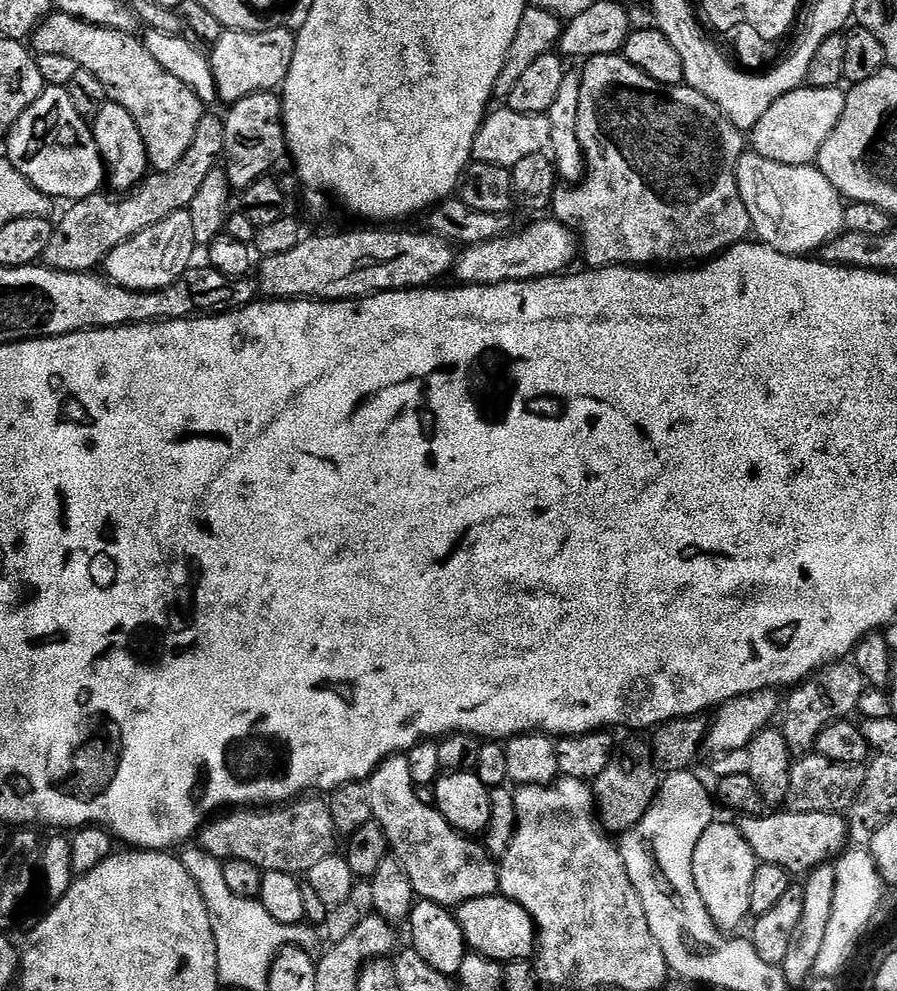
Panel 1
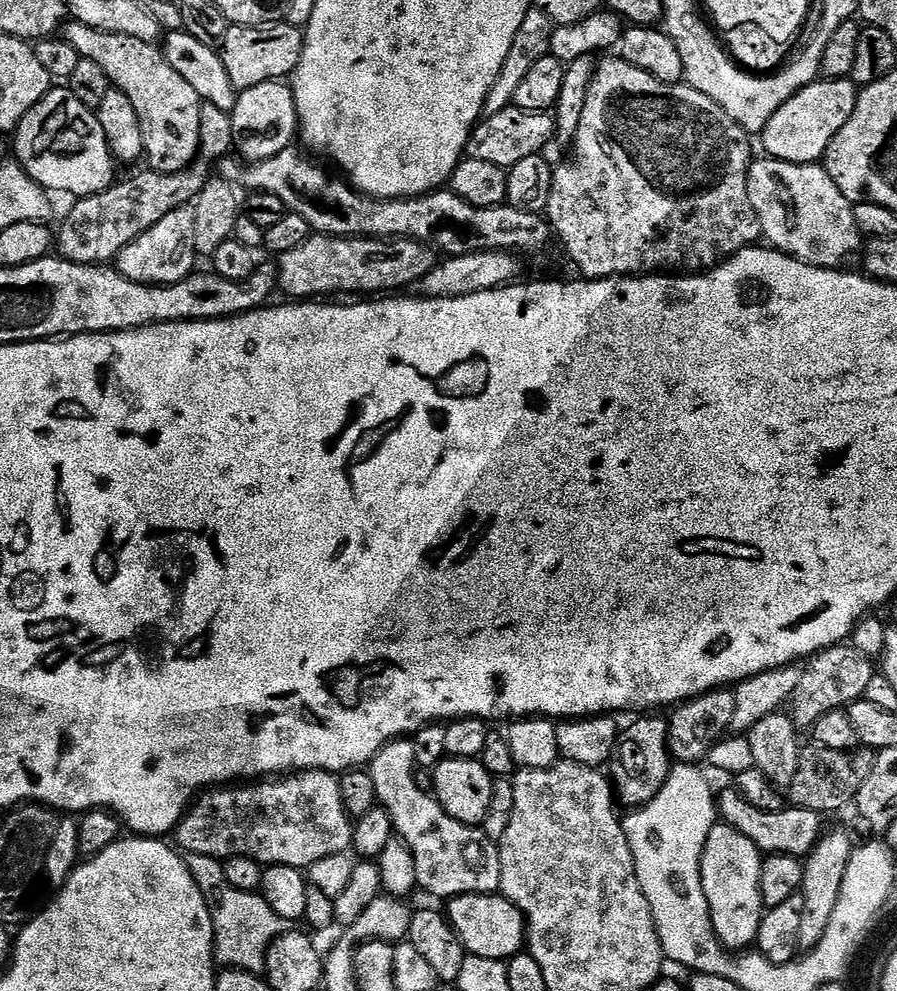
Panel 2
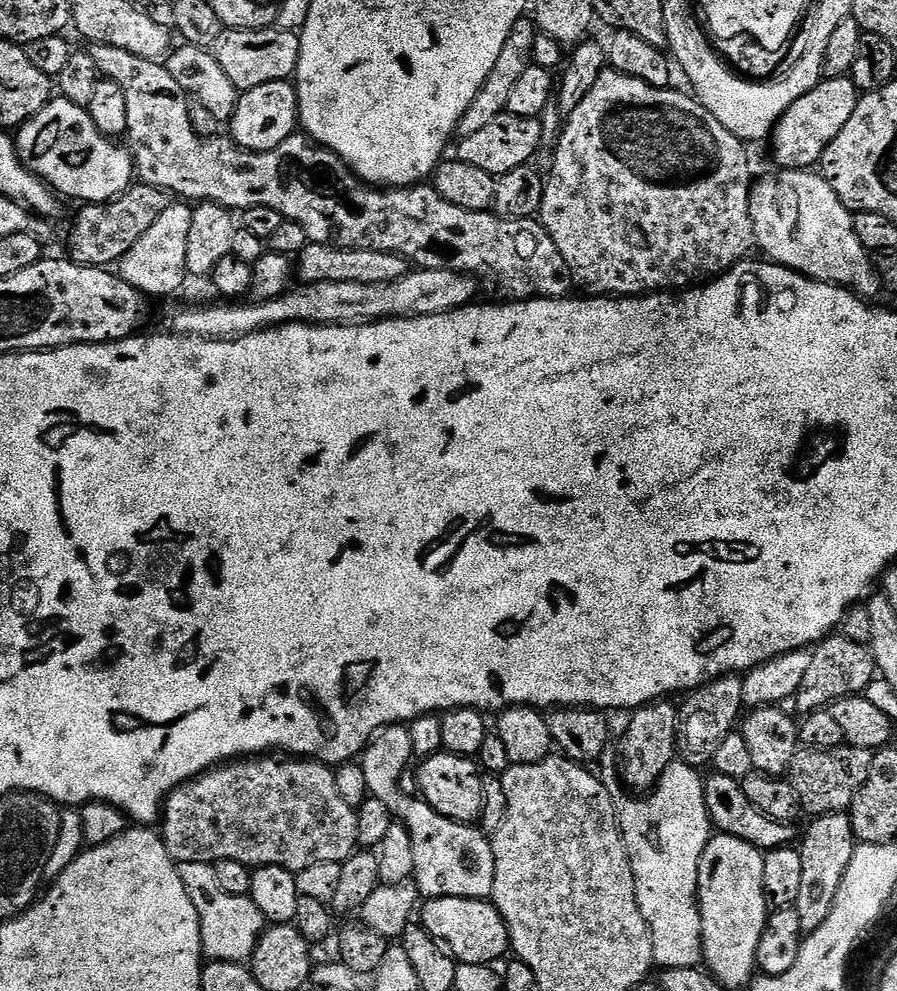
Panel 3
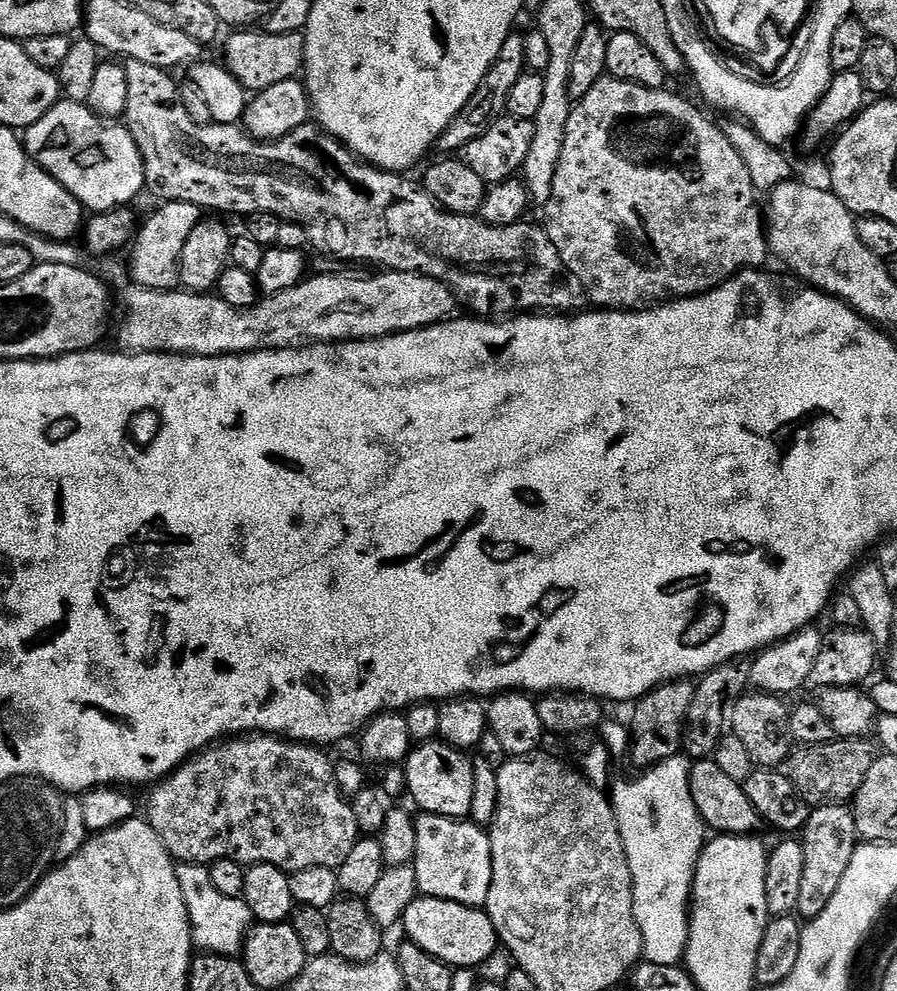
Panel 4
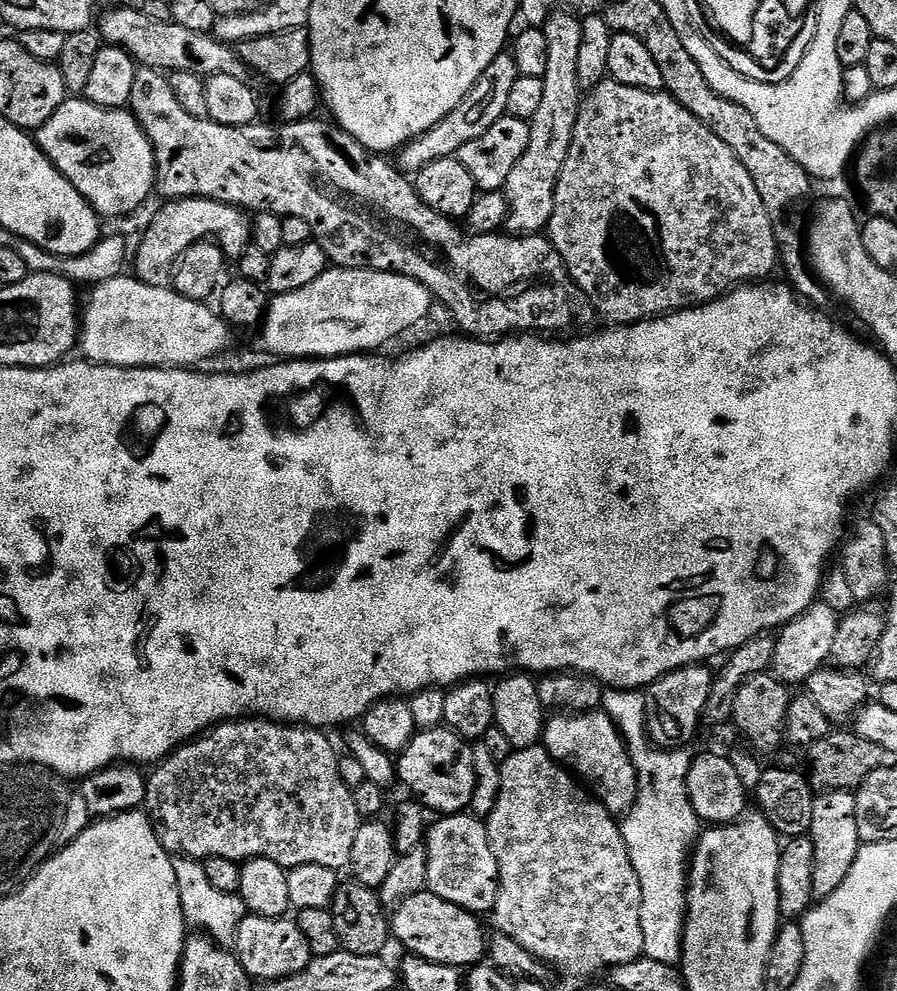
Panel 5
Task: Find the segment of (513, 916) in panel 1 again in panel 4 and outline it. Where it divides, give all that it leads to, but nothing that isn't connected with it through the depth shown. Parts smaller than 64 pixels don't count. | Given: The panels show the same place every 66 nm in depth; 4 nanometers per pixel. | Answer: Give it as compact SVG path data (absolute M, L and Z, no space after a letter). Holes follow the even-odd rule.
M421 895L404 911L402 928L408 931L411 943L456 970L479 969L479 964L486 963L498 949L496 927L484 908L471 908L433 896Z

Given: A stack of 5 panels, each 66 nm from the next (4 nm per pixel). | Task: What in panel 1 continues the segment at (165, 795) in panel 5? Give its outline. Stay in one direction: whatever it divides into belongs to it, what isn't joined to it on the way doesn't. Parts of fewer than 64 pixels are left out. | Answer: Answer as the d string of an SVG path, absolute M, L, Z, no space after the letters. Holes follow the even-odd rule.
M297 798L279 806L257 806L217 815L200 829L199 840L199 847L221 862L231 858L250 862L263 873L306 874L322 858L337 851L338 833L327 799Z

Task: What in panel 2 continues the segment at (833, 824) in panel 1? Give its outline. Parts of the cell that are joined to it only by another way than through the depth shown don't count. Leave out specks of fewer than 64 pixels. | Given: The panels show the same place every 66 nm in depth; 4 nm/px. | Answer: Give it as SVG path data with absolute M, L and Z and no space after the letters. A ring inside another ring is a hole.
M734 788L722 794L719 793L717 797L717 811L721 821L732 826L736 832L740 832L746 839L756 844L761 853L770 852L769 854L773 857L804 858L812 851L822 835L821 813L788 806L782 812L763 812L761 815L756 815L756 809L749 812L750 805L744 795Z

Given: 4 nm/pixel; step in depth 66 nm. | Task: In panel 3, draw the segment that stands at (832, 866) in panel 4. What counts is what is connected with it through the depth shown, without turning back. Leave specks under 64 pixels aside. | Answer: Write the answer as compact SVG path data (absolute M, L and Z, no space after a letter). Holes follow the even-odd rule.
M831 812L828 816L817 816L811 822L813 824L802 832L798 840L798 851L802 858L802 883L794 907L798 922L802 922L804 934L818 930L818 926L830 918L830 910L834 910L834 898L838 898L846 866L850 866L850 858L854 858L858 843L848 812Z

